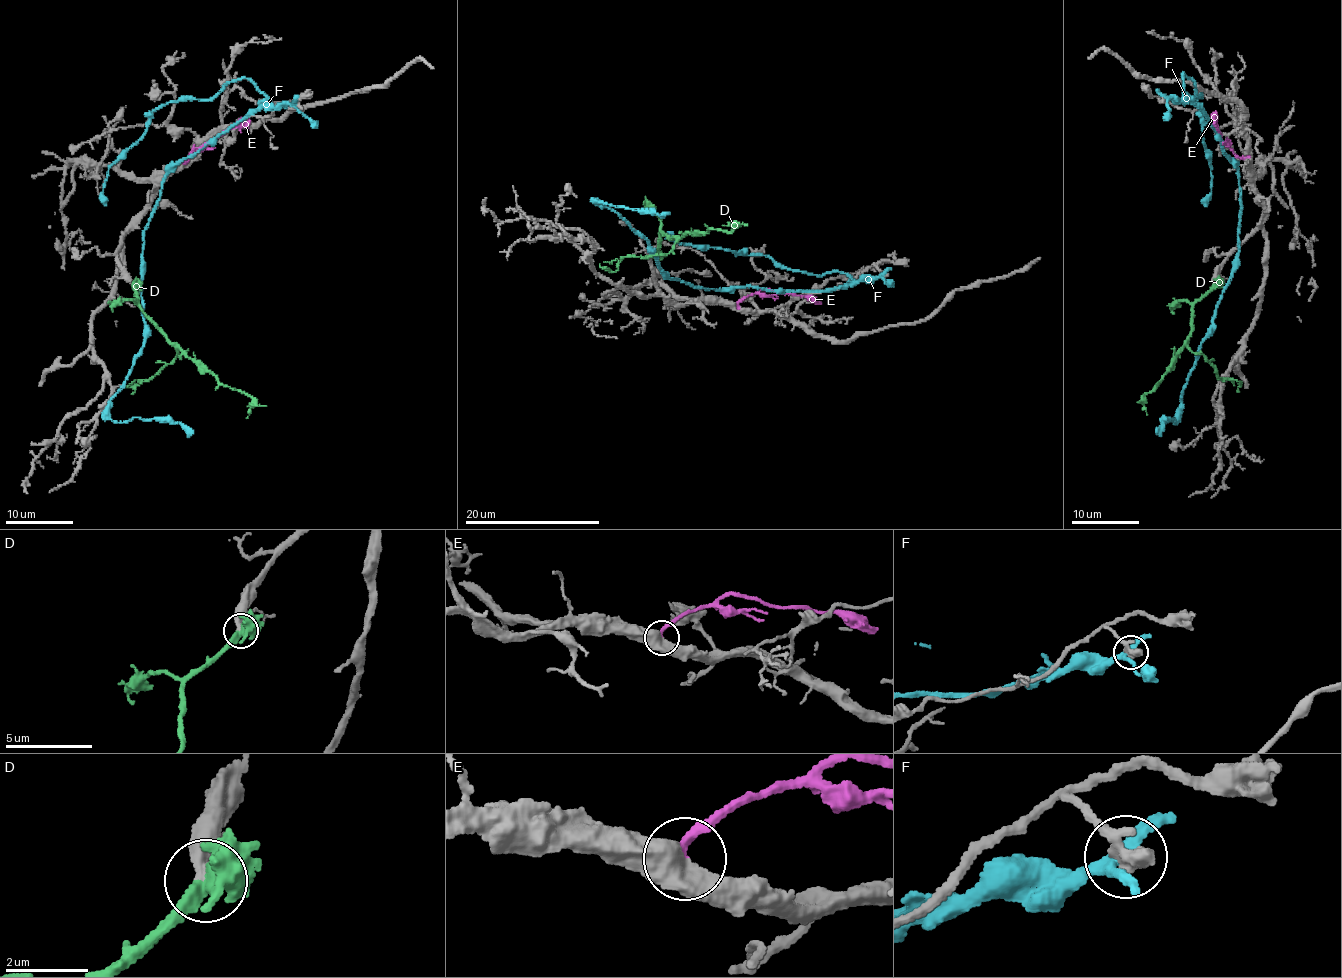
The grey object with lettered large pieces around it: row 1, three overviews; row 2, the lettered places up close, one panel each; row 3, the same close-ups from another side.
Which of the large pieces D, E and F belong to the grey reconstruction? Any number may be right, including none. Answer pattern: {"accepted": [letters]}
{"accepted": ["D"]}

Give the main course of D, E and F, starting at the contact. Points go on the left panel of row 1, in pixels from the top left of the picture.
D: (134, 285), (141, 311), (159, 329), (223, 385), (249, 394), (252, 399), (246, 418)
E: (183, 162), (187, 162), (195, 147), (250, 120)
F: (296, 104), (248, 111), (180, 159), (144, 231), (145, 338), (109, 416), (171, 420), (193, 433)

